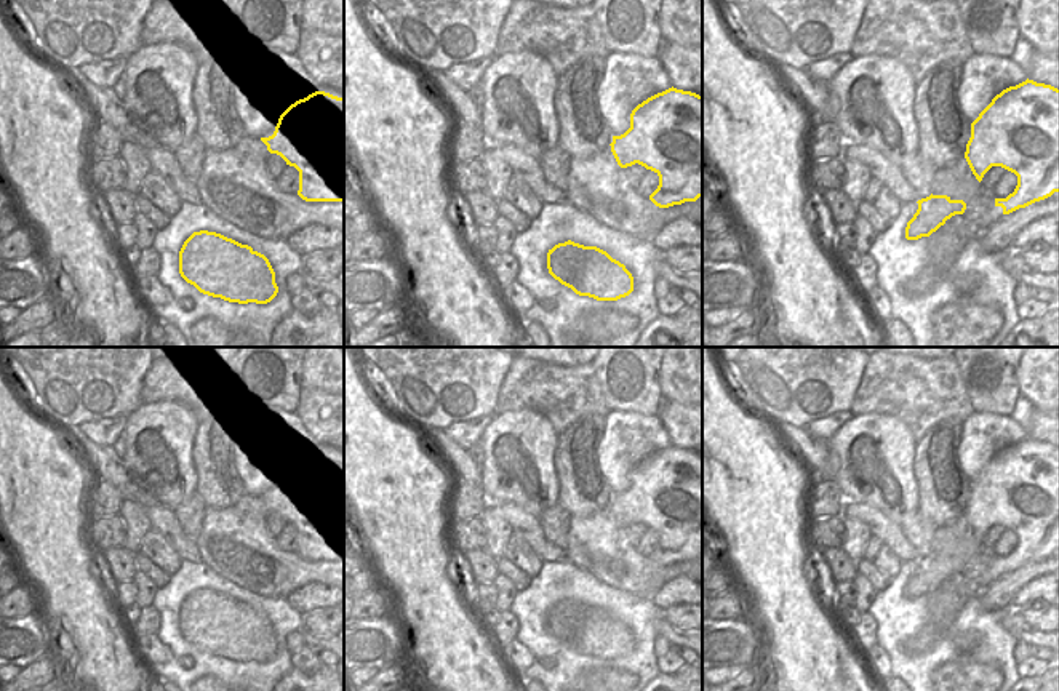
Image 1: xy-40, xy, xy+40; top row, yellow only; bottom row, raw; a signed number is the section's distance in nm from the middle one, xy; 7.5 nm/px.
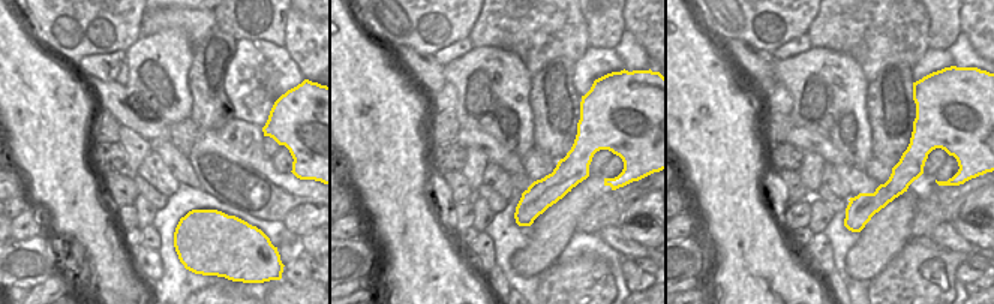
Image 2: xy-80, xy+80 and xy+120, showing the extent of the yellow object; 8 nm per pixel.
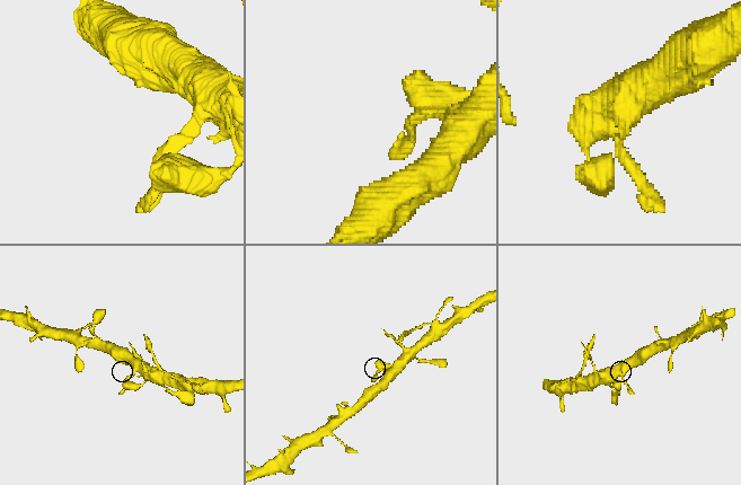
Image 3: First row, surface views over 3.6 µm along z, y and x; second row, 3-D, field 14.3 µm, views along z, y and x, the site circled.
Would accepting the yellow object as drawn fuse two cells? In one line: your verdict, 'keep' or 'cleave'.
keep

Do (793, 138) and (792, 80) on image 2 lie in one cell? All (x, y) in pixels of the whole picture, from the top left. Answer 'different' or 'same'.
different

